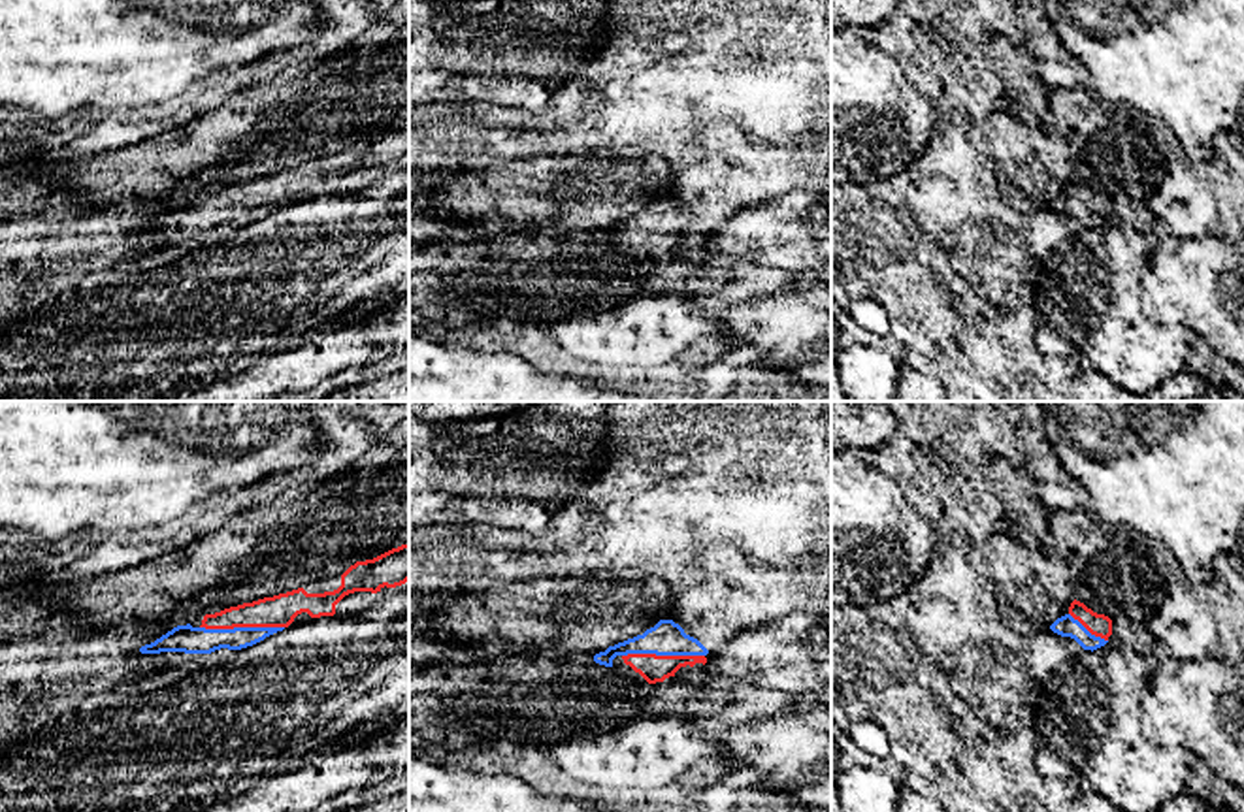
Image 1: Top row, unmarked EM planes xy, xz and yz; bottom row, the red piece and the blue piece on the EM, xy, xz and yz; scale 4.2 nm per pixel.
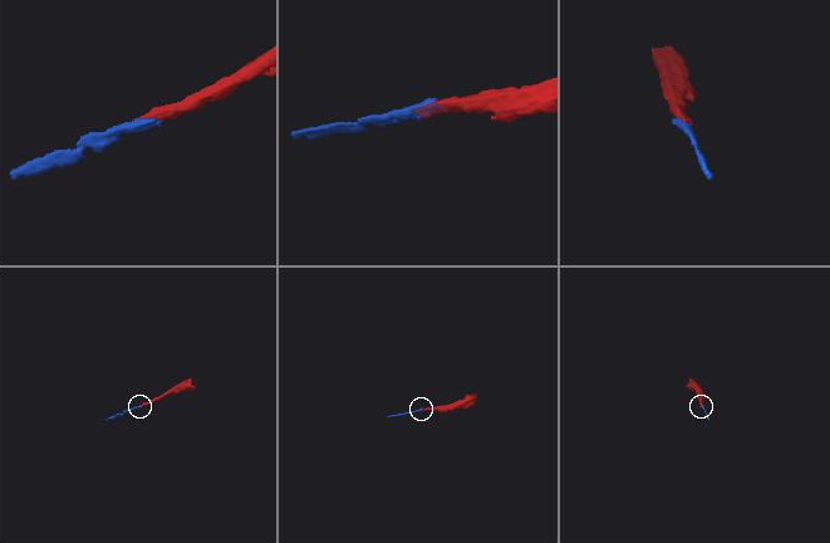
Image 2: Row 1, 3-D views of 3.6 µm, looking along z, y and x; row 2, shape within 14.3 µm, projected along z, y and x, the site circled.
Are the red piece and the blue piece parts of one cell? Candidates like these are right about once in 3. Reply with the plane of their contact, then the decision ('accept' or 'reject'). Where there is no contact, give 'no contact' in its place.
meets red in xy; accept

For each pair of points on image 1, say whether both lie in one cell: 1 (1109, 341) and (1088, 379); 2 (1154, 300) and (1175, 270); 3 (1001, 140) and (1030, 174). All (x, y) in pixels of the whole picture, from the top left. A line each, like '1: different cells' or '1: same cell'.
1: different cells
2: same cell
3: same cell

